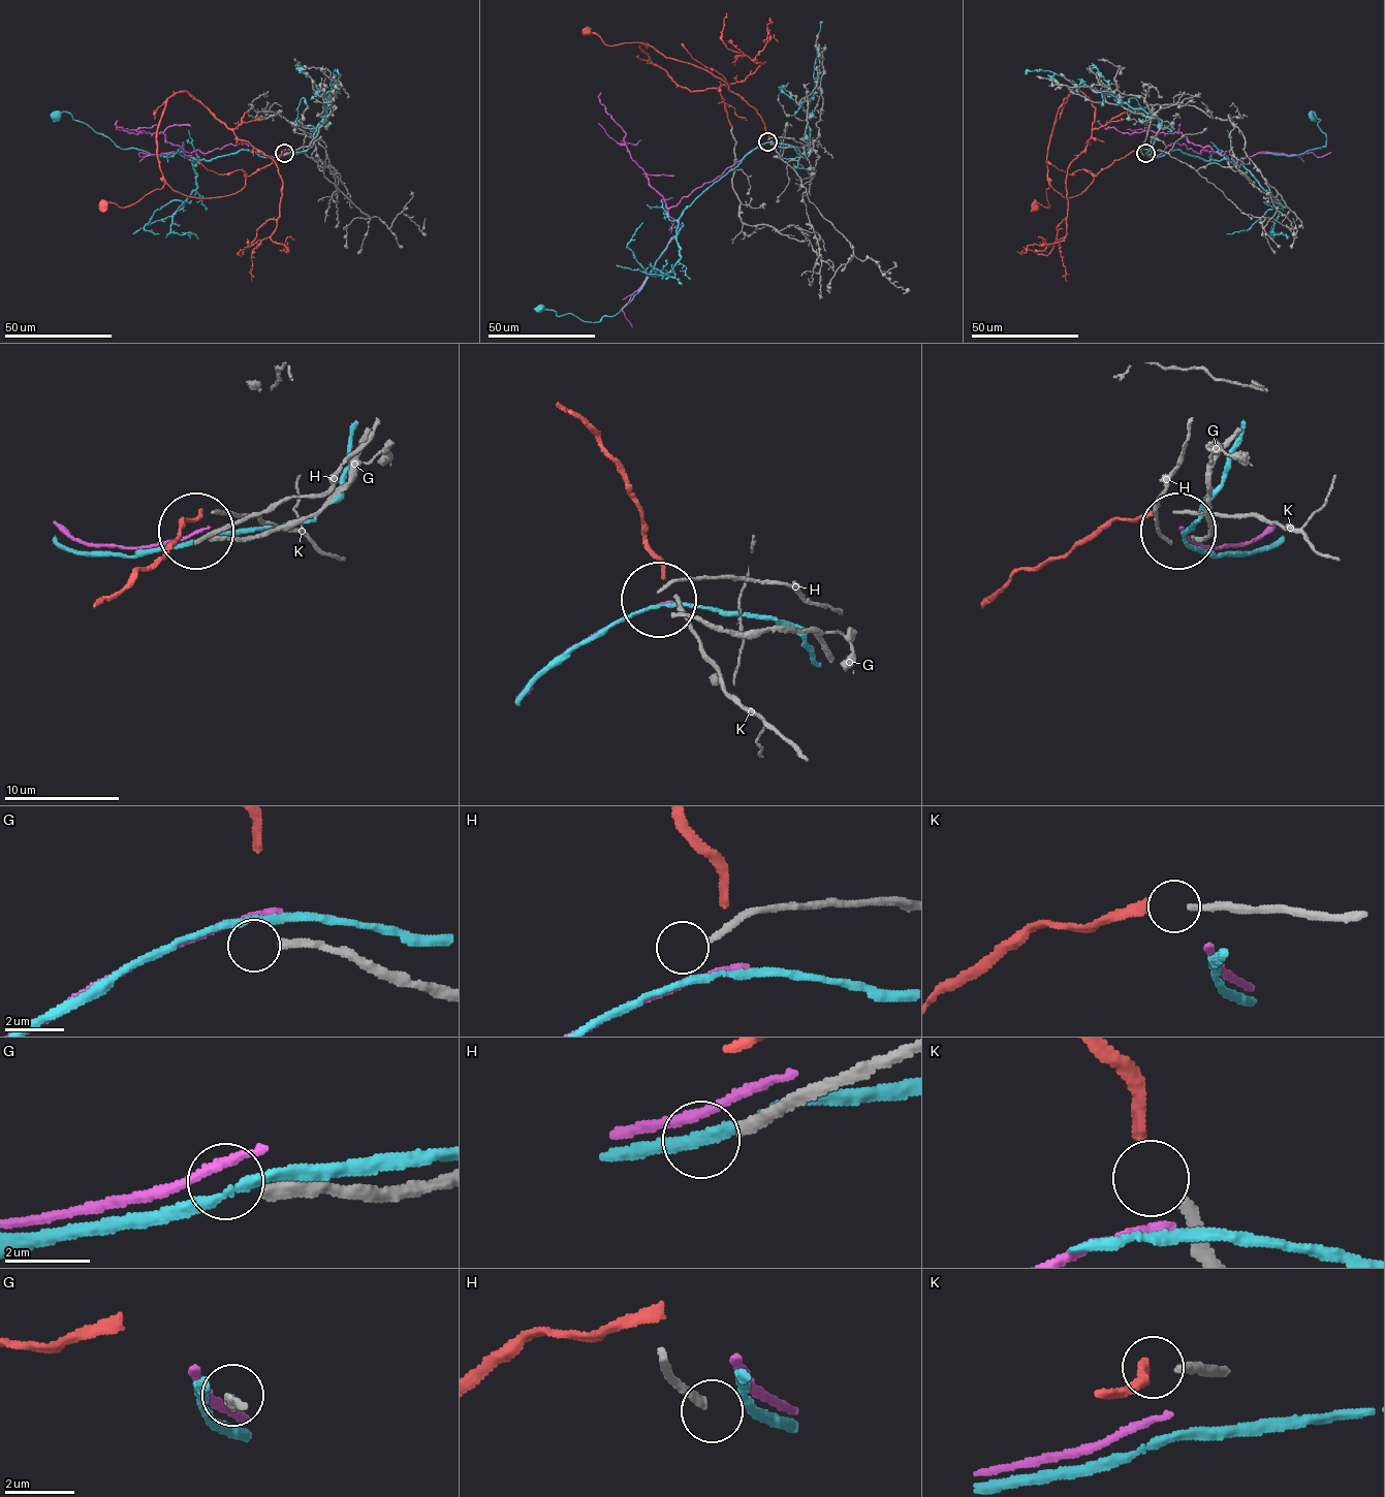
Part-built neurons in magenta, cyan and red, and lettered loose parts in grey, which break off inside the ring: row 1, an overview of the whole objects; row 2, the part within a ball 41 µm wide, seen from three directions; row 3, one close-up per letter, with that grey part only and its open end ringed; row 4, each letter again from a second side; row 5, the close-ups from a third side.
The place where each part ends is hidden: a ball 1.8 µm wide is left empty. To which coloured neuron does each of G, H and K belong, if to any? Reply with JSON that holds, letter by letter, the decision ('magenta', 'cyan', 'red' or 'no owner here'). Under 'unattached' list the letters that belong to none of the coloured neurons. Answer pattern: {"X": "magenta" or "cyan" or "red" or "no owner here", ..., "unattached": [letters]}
{"G": "no owner here", "H": "no owner here", "K": "red", "unattached": ["G", "H"]}

